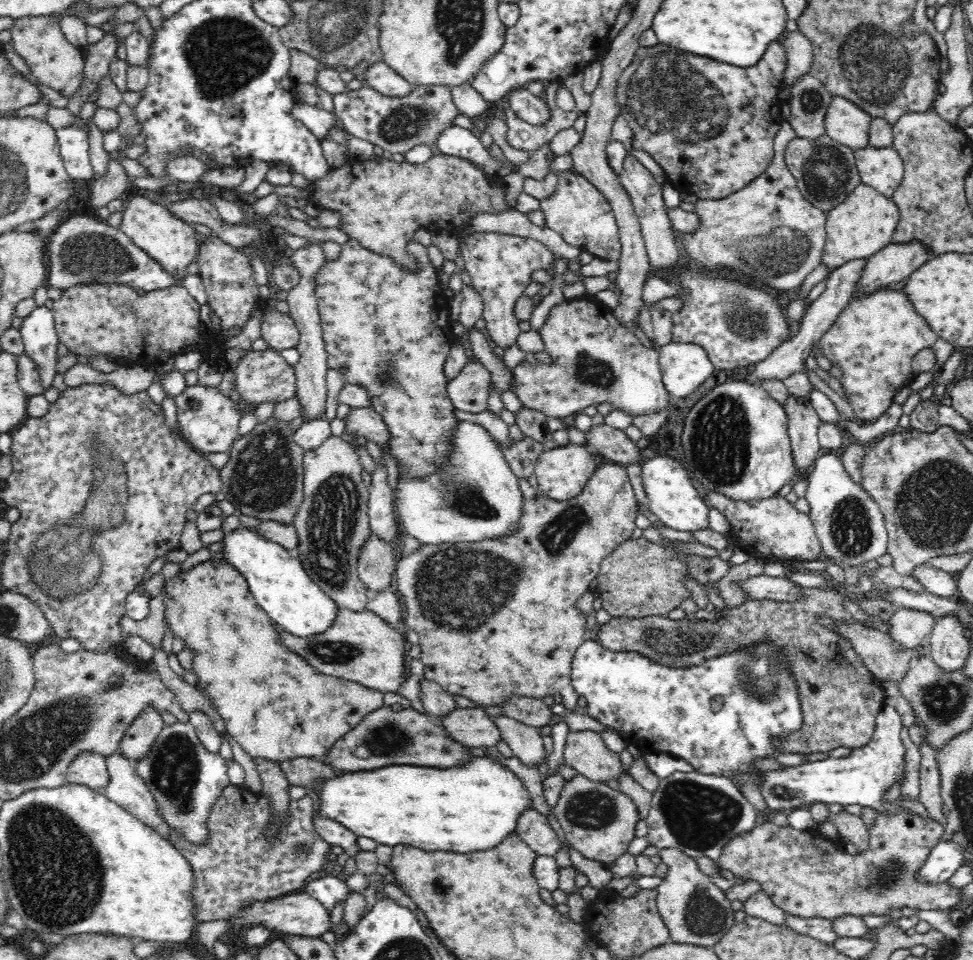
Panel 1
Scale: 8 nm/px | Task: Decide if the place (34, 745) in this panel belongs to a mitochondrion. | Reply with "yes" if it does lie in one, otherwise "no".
yes

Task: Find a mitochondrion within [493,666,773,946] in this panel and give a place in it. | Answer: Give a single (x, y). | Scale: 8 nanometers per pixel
(698, 816)

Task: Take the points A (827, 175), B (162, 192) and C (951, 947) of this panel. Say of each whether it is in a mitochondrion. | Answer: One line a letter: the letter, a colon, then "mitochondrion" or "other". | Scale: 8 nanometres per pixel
A: mitochondrion
B: other
C: other

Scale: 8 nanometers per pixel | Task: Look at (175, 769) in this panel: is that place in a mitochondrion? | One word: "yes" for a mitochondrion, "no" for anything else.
yes

